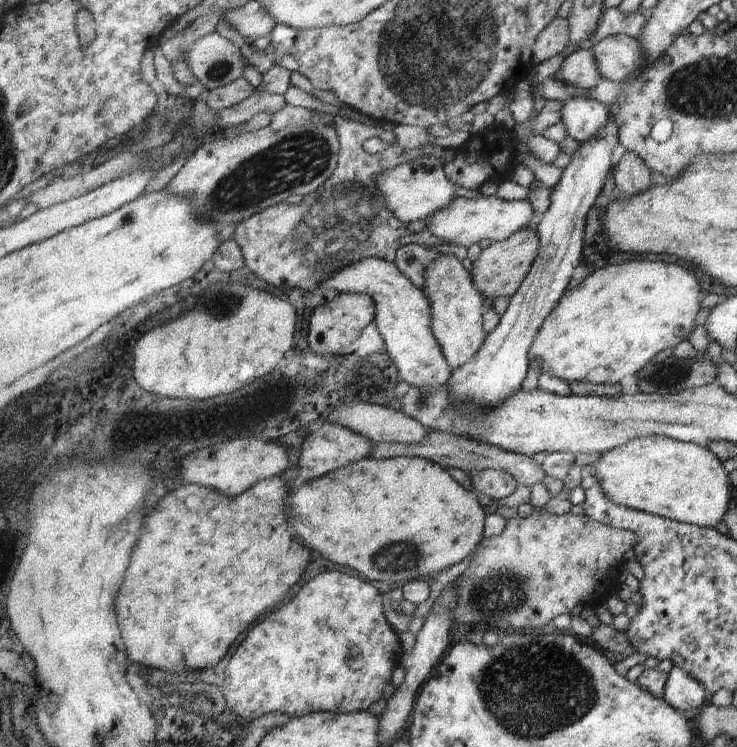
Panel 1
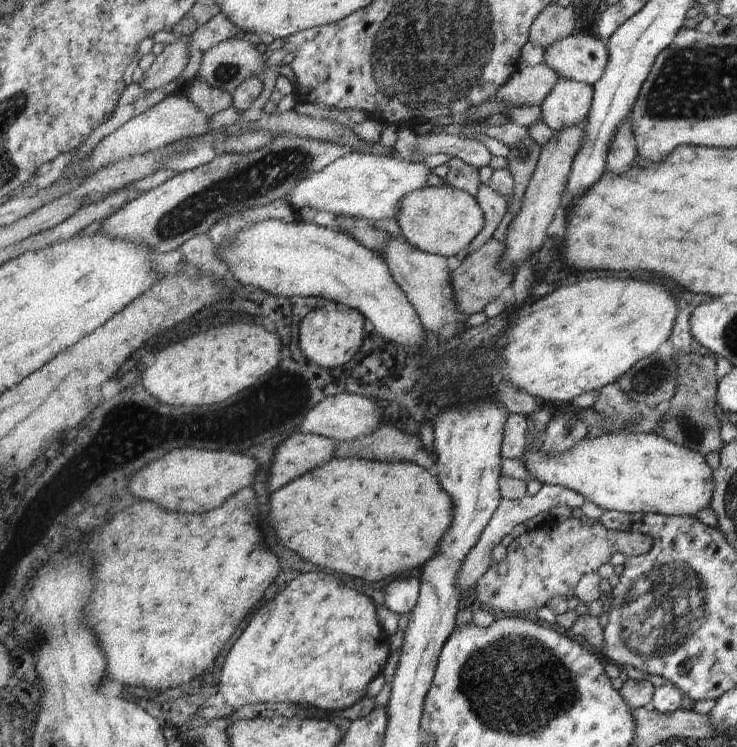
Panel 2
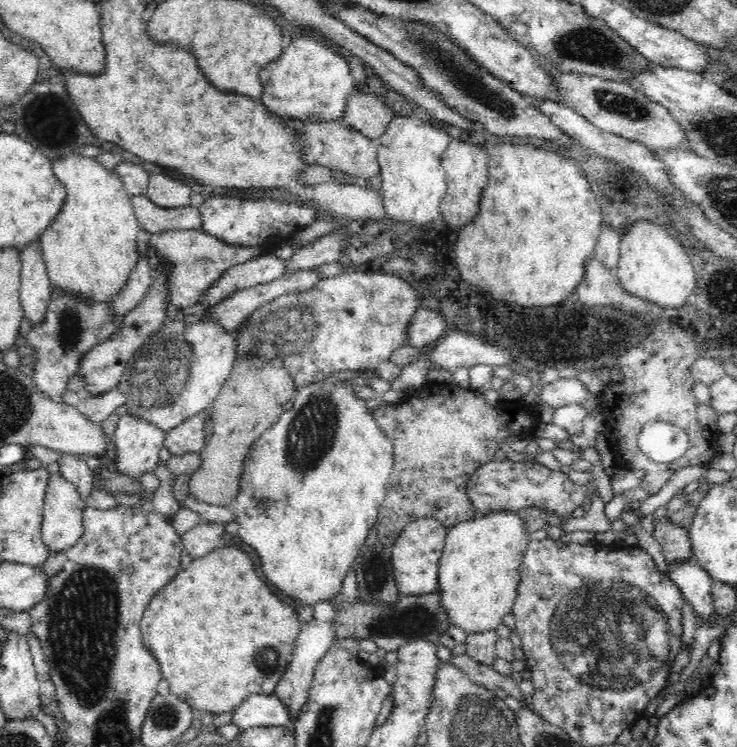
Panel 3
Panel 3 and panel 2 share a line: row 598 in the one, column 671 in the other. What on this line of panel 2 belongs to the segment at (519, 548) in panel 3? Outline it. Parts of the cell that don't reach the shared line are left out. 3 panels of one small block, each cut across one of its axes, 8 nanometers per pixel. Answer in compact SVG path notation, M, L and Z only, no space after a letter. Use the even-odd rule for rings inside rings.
M627 430L602 434L597 438L587 437L581 439L572 449L556 455L530 447L521 461L534 480L543 485L561 485L573 489L604 511L694 516L698 510L708 506L714 489L712 470L705 463L702 454L680 447L655 432Z

